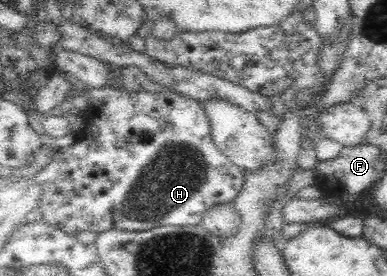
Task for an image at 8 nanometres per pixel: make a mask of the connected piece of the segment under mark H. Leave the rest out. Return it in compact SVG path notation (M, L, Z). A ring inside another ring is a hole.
M118 67L111 69L110 80L106 87L86 89L90 97L89 105L76 113L81 123L75 134L68 141L59 144L49 159L37 167L37 174L33 178L41 185L42 195L35 217L48 222L50 226L60 227L68 235L90 238L110 230L136 232L161 226L201 226L205 211L215 205L233 202L237 198L245 182L244 171L233 165L215 146L210 121L201 103L178 93L126 91L120 85Z

